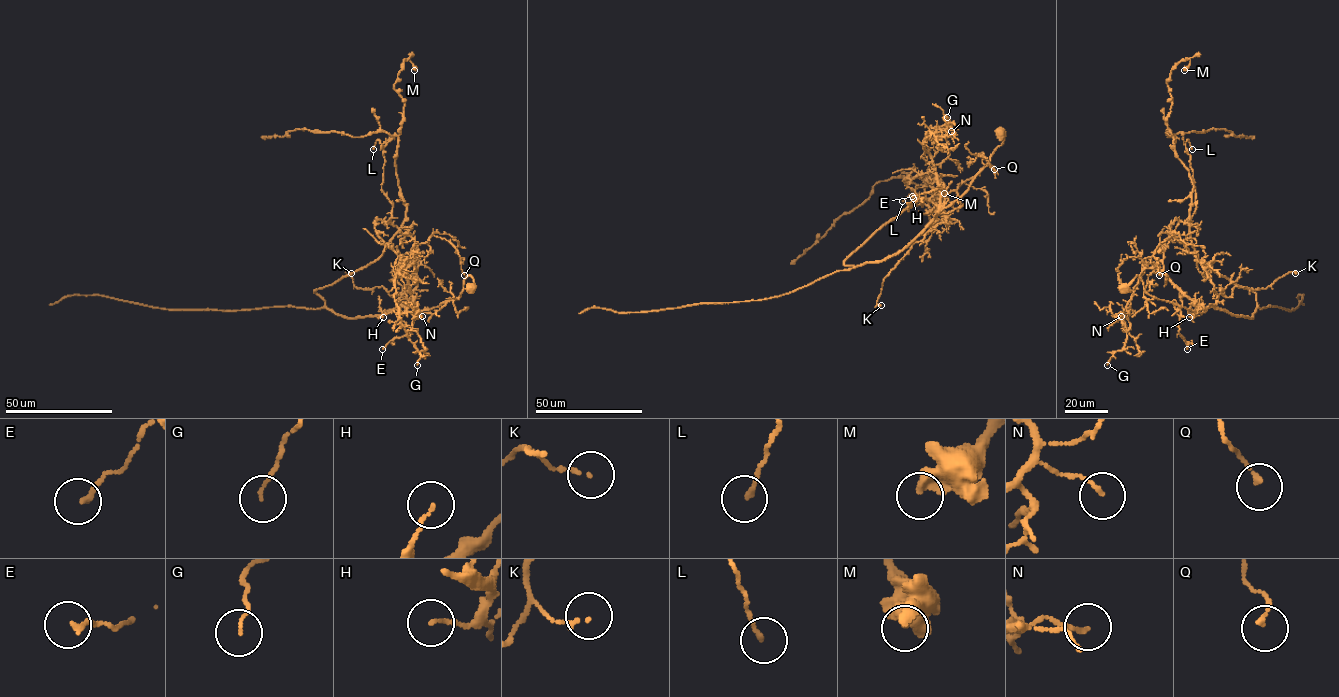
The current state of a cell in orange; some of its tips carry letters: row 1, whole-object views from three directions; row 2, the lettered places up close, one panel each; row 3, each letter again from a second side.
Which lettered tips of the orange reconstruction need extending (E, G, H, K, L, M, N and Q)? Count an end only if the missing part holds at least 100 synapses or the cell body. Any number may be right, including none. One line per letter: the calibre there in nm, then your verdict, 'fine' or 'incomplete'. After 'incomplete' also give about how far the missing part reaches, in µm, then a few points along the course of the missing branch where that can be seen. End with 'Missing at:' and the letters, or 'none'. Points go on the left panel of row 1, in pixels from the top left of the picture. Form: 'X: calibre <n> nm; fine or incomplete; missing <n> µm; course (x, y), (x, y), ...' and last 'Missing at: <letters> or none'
E: calibre 160 nm; fine
G: calibre 80 nm; fine
H: calibre 100 nm; fine
K: calibre 110 nm; fine
L: calibre 140 nm; fine
M: calibre 460 nm; fine
N: calibre 120 nm; fine
Q: calibre 150 nm; fine
Missing at: none

